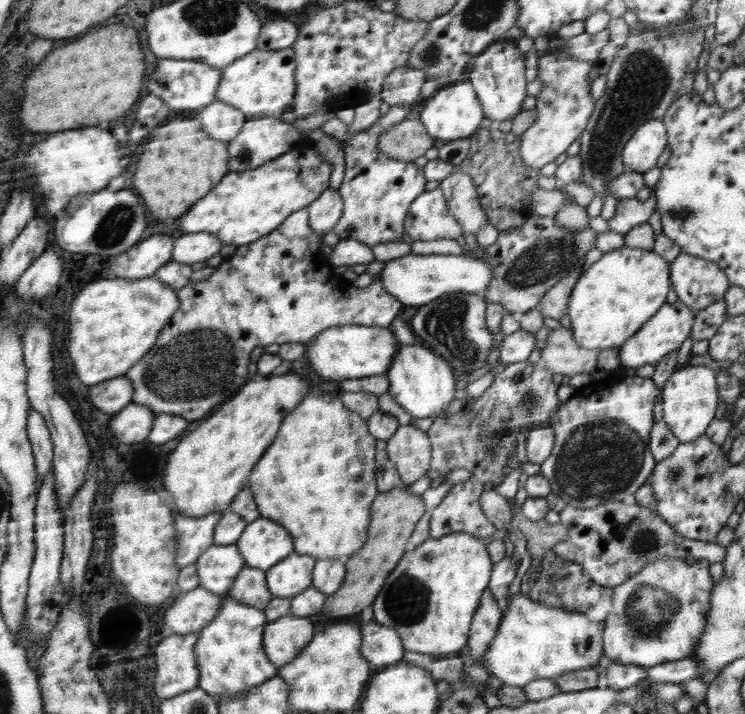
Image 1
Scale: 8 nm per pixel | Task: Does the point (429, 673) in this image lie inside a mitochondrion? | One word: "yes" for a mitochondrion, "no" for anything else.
no

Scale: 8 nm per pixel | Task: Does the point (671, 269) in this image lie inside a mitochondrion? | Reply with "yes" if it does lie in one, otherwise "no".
no

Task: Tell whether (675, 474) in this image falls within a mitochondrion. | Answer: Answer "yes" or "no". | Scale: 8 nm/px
yes

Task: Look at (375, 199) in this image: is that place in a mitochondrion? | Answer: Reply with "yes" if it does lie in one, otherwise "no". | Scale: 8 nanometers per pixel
no

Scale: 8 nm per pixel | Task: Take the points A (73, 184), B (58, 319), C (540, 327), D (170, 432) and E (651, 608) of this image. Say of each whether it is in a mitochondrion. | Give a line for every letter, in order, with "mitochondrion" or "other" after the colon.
A: other
B: other
C: other
D: other
E: mitochondrion

